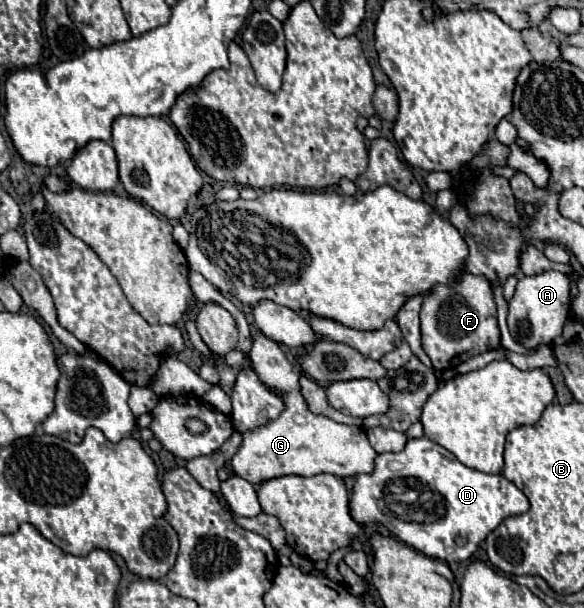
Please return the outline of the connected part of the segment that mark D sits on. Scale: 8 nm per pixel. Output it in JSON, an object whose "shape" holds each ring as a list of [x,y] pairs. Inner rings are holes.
{"shape":[[[422,437],[410,439],[400,453],[382,453],[374,461],[374,471],[358,475],[350,493],[350,515],[358,525],[384,525],[408,547],[438,559],[466,561],[478,545],[512,515],[526,513],[526,495],[504,475],[488,475],[464,467],[438,443]],[[416,489],[416,499],[408,503],[402,493]]]}

